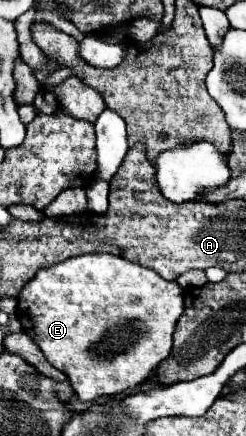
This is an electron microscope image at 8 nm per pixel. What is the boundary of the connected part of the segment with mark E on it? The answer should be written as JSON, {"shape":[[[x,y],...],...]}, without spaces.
{"shape":[[[86,254],[86,256],[66,258],[64,262],[58,262],[54,266],[48,266],[48,268],[42,268],[40,272],[36,272],[36,276],[18,294],[18,312],[16,314],[18,314],[18,320],[22,322],[24,332],[40,346],[44,356],[58,370],[62,370],[68,376],[76,396],[82,402],[94,402],[96,398],[118,396],[118,394],[124,394],[128,390],[134,390],[136,386],[140,386],[144,380],[148,380],[154,374],[158,364],[162,360],[166,360],[170,350],[172,350],[172,334],[174,334],[176,322],[178,322],[182,312],[184,312],[184,298],[182,298],[182,288],[178,286],[178,282],[168,282],[160,274],[156,274],[154,270],[148,270],[148,268],[144,268],[140,264],[132,264],[132,262],[128,262],[128,260],[120,258],[120,256],[114,256],[114,254]]]}

